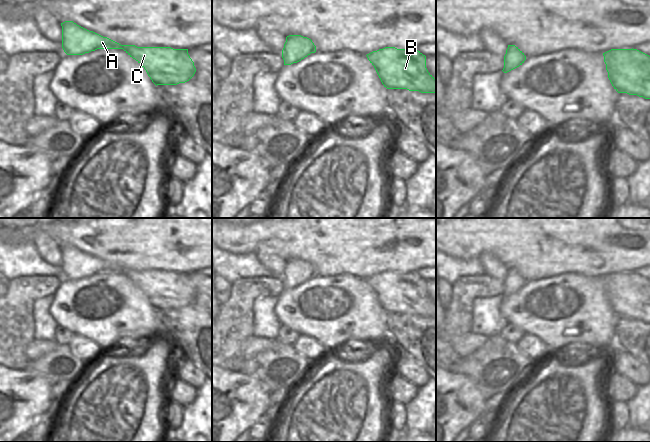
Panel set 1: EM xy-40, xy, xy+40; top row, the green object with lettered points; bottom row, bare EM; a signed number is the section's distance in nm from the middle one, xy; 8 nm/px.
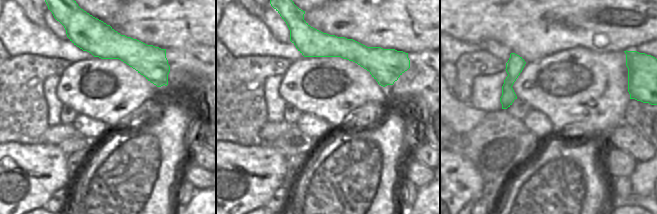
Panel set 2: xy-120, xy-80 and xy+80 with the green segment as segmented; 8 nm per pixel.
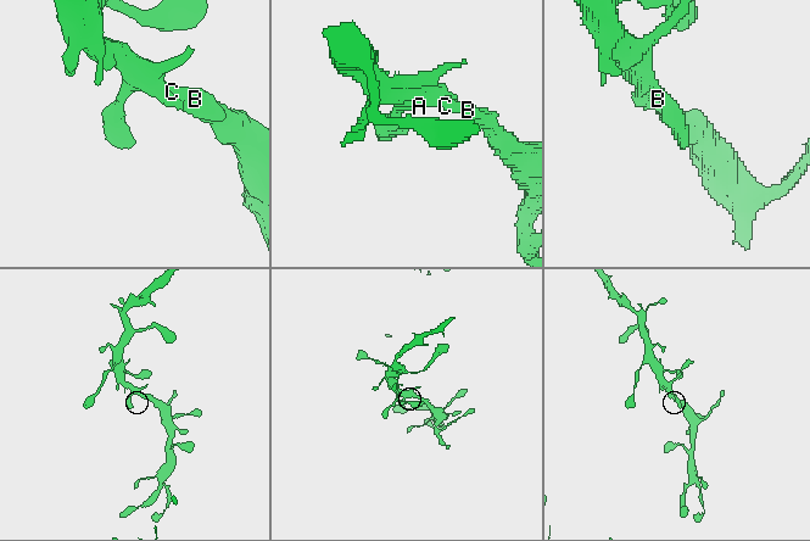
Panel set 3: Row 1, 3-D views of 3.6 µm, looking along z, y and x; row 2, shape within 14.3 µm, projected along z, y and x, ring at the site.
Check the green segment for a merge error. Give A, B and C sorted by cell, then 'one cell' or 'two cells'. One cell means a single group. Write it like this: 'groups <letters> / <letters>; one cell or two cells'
groups A B C; one cell

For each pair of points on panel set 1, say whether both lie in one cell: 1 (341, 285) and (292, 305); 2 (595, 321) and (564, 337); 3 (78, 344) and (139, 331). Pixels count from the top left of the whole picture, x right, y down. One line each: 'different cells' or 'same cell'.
1: same cell
2: same cell
3: different cells

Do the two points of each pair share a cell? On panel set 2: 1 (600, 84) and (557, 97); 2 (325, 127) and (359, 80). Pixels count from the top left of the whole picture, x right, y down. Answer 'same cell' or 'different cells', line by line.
1: same cell
2: different cells

